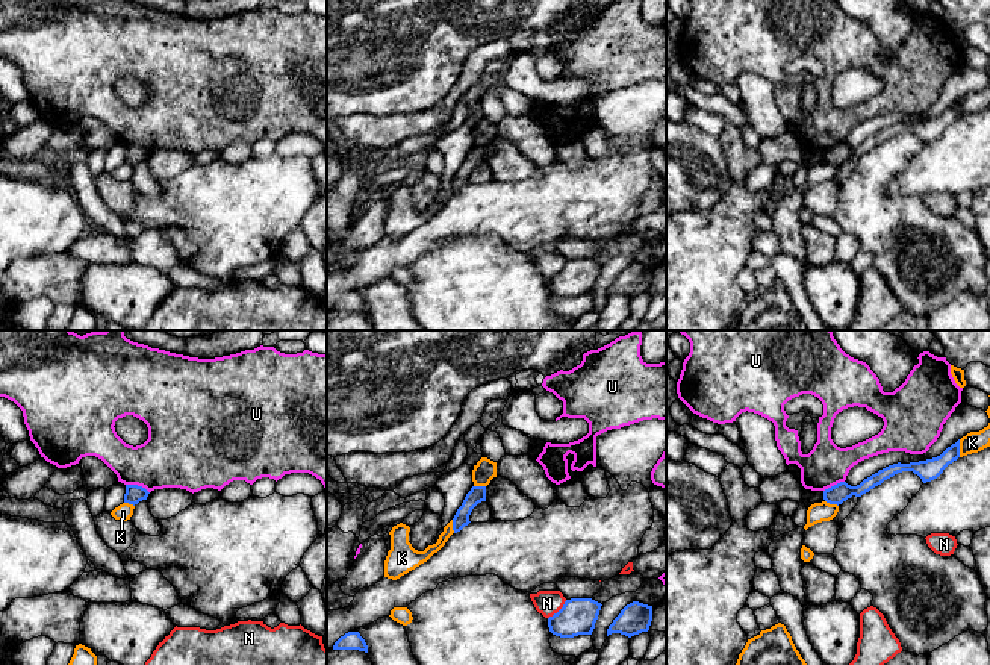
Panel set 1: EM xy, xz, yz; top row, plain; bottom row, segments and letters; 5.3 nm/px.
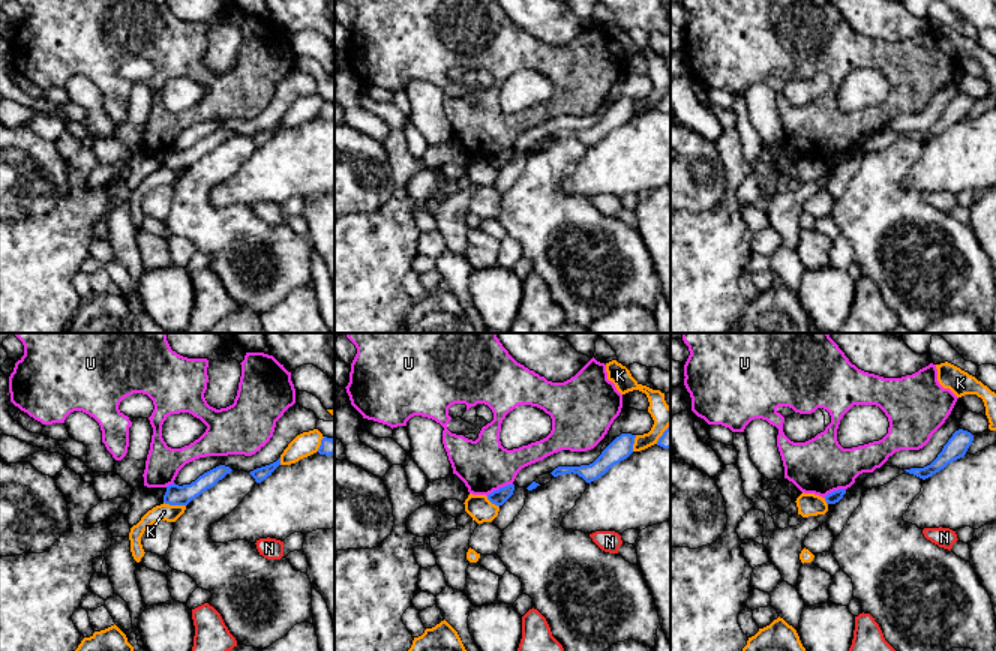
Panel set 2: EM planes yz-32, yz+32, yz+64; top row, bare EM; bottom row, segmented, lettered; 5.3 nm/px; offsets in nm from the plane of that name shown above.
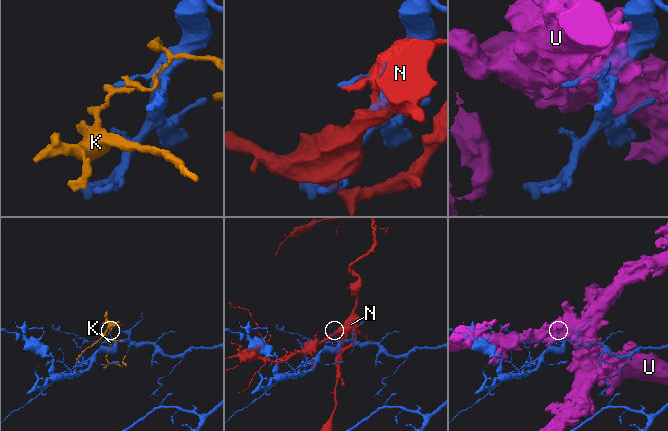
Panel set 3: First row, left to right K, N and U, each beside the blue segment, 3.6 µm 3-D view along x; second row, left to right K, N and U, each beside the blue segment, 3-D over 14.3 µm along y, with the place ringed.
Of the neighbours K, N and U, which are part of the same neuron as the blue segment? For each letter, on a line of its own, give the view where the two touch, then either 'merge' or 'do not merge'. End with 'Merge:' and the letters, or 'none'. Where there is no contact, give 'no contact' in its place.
K: contact in yz; do not merge
N: contact in xz; do not merge
U: contact in xy; do not merge
Merge: none

